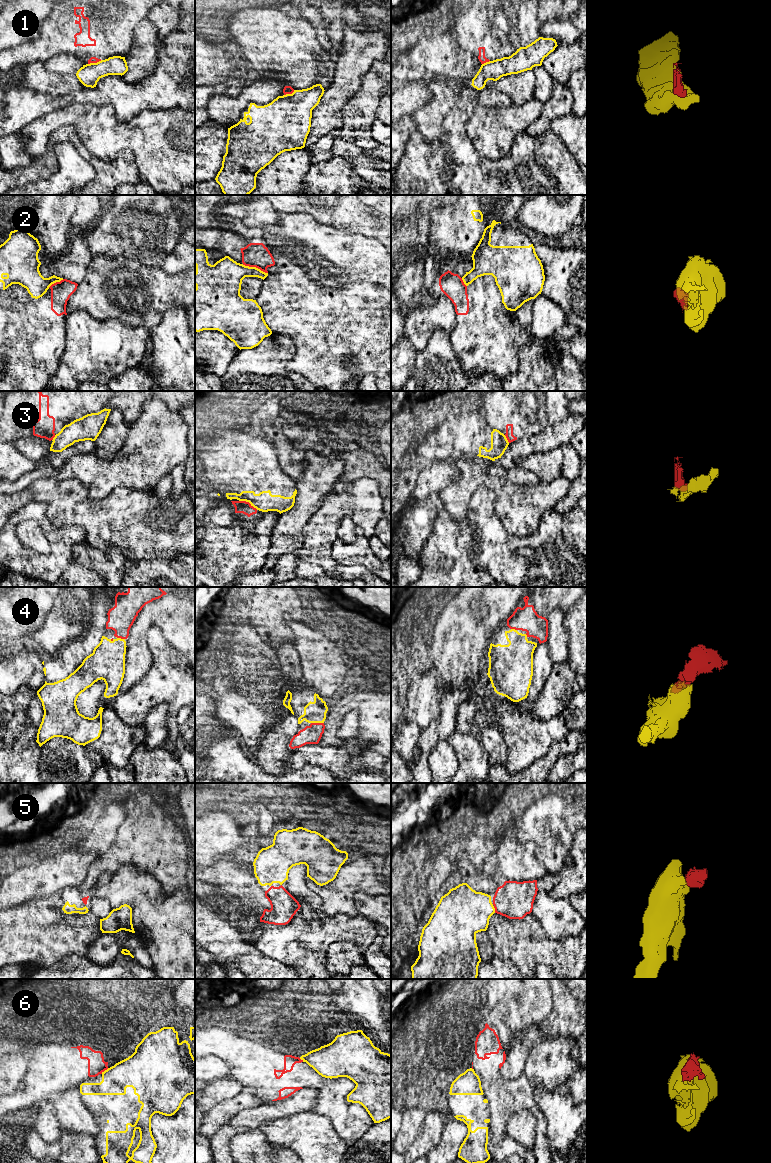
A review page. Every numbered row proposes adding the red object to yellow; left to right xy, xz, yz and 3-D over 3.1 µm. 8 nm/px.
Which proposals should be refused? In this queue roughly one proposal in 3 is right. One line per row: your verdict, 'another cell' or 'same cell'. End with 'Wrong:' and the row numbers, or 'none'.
1: another cell
2: another cell
3: another cell
4: same cell
5: same cell
6: another cell
Wrong: 1, 2, 3, 6

